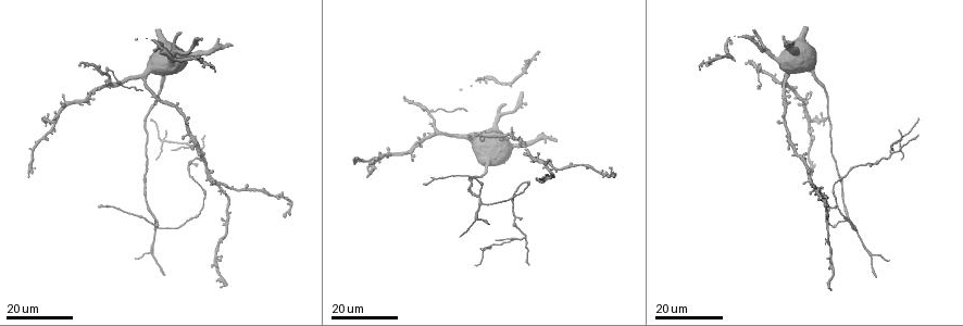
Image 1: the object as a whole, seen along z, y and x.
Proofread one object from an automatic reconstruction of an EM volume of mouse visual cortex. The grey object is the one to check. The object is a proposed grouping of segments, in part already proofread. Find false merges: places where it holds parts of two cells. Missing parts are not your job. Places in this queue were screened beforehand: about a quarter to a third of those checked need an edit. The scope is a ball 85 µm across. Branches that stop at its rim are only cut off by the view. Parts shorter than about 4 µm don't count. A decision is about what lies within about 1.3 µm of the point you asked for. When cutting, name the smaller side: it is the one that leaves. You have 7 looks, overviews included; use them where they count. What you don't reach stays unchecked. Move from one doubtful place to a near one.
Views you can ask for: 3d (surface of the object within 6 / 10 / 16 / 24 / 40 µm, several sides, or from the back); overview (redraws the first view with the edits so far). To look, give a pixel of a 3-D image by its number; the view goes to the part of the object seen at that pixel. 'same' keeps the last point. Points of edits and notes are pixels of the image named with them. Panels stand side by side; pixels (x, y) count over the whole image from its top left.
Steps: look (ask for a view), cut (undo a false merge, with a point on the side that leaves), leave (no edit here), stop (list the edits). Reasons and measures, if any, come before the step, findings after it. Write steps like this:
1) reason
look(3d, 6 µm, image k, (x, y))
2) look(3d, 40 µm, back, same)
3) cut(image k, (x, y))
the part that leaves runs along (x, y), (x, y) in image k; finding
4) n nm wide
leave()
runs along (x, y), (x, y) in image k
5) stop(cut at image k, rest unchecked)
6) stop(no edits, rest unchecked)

small branch off a trunk
look(3d, 16 µm, image 1, (871, 255))

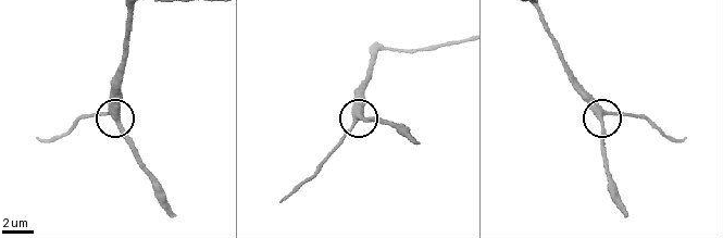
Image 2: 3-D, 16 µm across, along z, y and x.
look(3d, 10 µm, image 2, (356, 119))

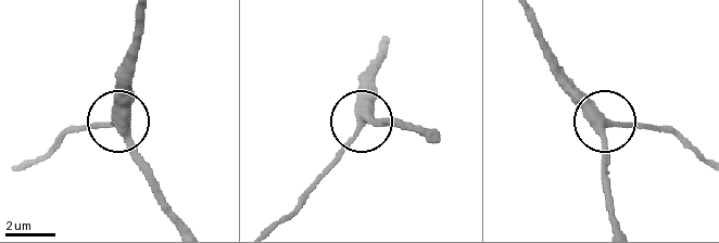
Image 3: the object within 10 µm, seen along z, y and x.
leave()
runs along (529, 22), (552, 65), (602, 115), (668, 127) in image 3; continuous, no second cell

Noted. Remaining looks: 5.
small branch off a trunk
look(3d, 24 µm, image 1, (480, 203))

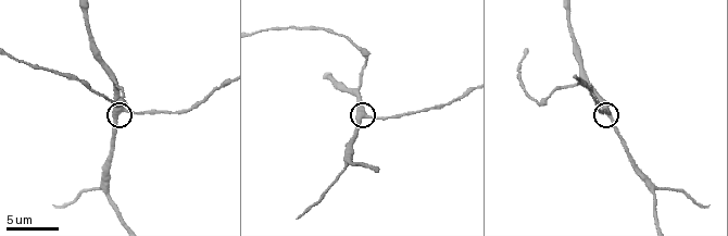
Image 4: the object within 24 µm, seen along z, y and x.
look(3d, 6 µm, image 4, (121, 111))

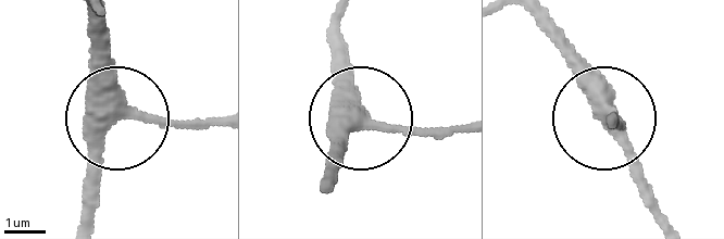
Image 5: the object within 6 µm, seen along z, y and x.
leave()
runs along (90, 16), (90, 58), (115, 120), (84, 200) in image 5; continuous, no second cell

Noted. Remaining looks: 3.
thin arm on a thick one
look(3d, 16 µm, image 1, (514, 240))

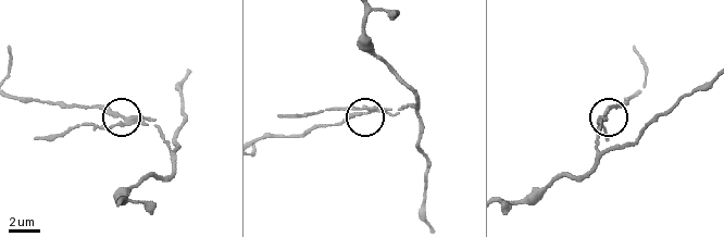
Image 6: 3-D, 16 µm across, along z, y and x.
look(3d, 6 µm, image 6, (120, 122))

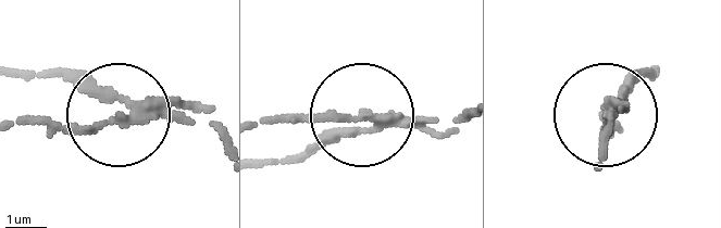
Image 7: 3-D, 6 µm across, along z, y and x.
look(3d, 6 µm, back, image 7, (122, 113))

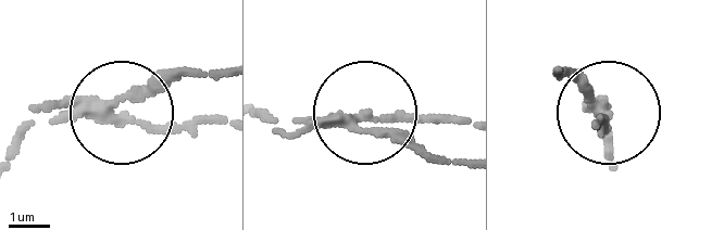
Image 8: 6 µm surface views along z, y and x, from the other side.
3 arms
cut(image 8, (153, 132))
the part that leaves runs along (97, 109), (166, 129), (217, 119) in image 8; two cells meet here

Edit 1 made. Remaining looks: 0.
stop(cut at image 8, rest unchecked)

